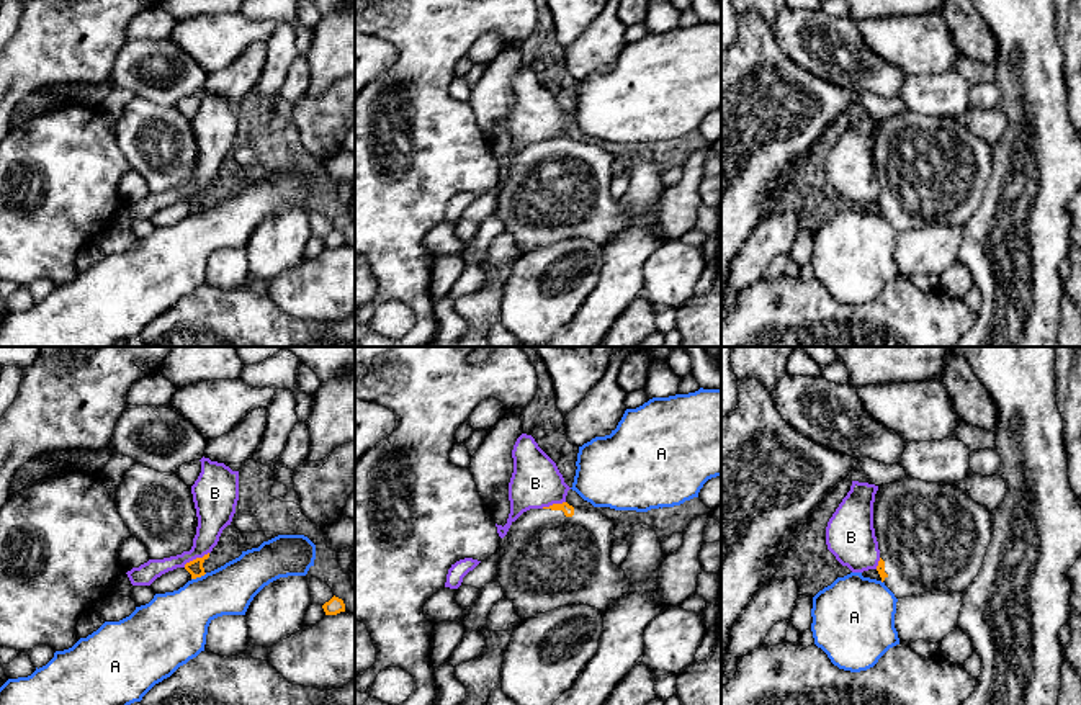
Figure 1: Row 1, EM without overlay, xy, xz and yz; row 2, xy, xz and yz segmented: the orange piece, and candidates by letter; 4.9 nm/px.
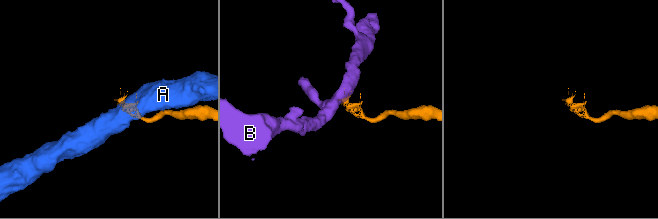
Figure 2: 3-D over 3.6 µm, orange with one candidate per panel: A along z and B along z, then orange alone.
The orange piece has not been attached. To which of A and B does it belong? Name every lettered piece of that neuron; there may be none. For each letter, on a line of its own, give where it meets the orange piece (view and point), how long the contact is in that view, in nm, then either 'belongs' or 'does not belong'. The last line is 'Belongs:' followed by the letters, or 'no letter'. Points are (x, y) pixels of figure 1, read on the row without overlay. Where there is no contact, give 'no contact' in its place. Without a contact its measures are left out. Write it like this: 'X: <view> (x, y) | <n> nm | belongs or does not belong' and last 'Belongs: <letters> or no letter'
A: xy (198, 210) | 90 nm | does not belong
B: xy (197, 192) | 150 nm | does not belong
Belongs: no letter

